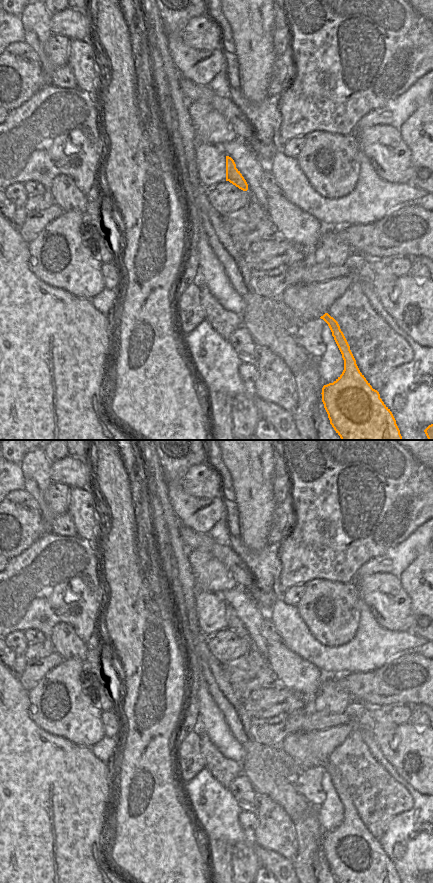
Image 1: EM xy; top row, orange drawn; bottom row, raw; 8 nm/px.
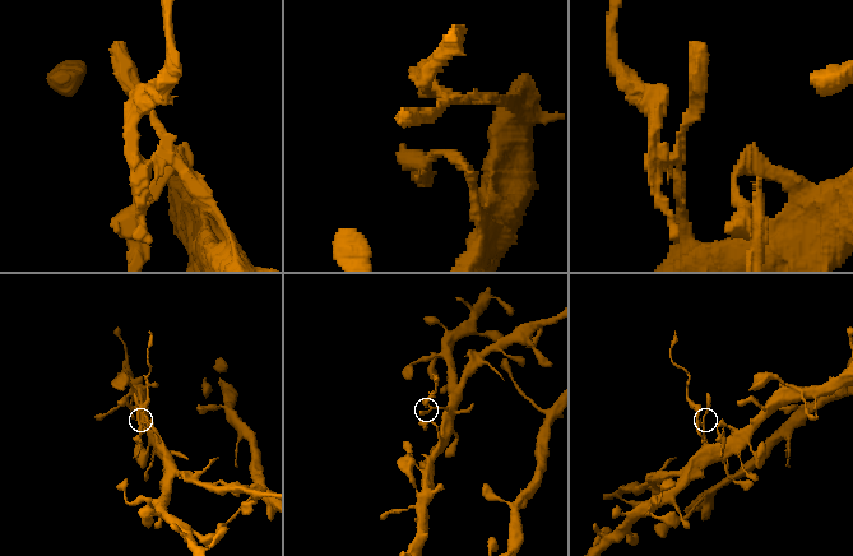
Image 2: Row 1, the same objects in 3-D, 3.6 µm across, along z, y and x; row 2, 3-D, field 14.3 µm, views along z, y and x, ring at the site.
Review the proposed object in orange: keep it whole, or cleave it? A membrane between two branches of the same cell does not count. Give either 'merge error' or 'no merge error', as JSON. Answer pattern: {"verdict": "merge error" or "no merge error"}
{"verdict": "merge error"}

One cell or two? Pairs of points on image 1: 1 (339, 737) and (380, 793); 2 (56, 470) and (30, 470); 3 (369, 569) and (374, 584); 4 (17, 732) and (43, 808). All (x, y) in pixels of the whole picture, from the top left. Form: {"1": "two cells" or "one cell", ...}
{"1": "two cells", "2": "two cells", "3": "two cells", "4": "one cell"}

